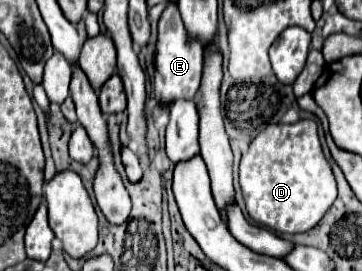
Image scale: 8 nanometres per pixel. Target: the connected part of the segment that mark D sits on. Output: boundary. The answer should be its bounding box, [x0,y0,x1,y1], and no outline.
[240,120,336,234]

